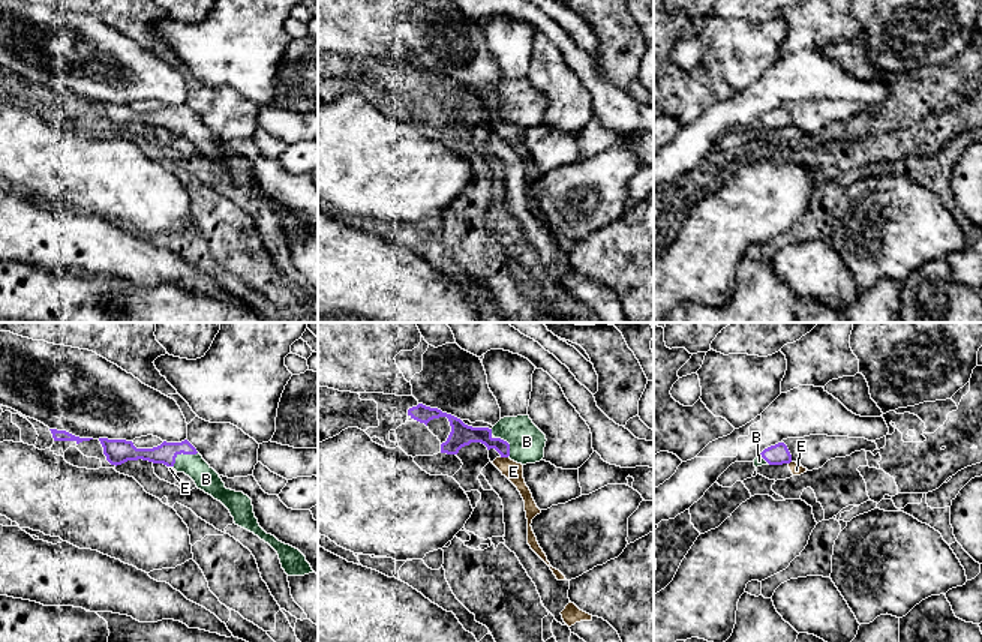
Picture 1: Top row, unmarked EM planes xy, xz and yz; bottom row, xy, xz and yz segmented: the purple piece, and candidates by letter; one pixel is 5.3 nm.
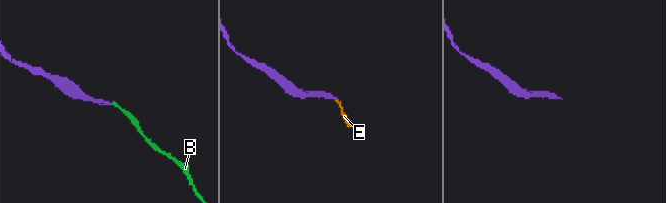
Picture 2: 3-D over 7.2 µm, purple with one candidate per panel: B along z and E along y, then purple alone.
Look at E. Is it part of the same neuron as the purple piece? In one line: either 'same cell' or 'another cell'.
another cell

